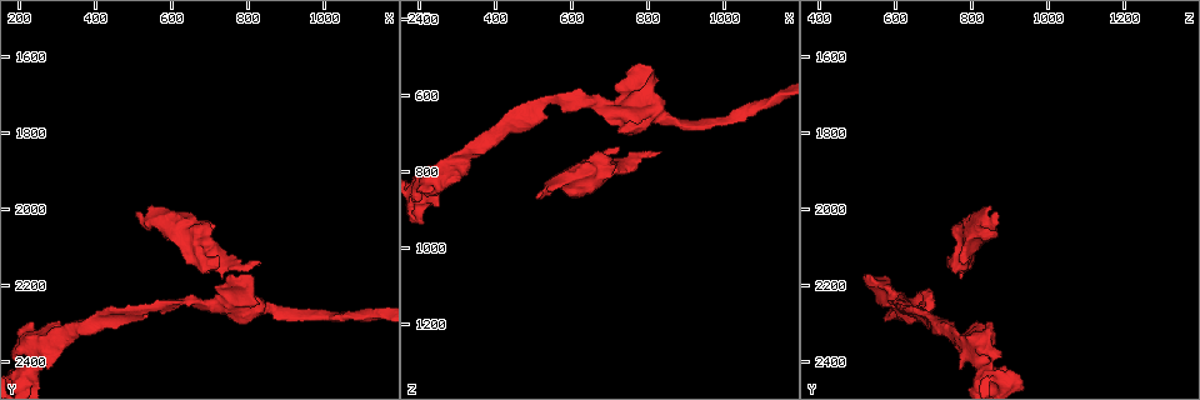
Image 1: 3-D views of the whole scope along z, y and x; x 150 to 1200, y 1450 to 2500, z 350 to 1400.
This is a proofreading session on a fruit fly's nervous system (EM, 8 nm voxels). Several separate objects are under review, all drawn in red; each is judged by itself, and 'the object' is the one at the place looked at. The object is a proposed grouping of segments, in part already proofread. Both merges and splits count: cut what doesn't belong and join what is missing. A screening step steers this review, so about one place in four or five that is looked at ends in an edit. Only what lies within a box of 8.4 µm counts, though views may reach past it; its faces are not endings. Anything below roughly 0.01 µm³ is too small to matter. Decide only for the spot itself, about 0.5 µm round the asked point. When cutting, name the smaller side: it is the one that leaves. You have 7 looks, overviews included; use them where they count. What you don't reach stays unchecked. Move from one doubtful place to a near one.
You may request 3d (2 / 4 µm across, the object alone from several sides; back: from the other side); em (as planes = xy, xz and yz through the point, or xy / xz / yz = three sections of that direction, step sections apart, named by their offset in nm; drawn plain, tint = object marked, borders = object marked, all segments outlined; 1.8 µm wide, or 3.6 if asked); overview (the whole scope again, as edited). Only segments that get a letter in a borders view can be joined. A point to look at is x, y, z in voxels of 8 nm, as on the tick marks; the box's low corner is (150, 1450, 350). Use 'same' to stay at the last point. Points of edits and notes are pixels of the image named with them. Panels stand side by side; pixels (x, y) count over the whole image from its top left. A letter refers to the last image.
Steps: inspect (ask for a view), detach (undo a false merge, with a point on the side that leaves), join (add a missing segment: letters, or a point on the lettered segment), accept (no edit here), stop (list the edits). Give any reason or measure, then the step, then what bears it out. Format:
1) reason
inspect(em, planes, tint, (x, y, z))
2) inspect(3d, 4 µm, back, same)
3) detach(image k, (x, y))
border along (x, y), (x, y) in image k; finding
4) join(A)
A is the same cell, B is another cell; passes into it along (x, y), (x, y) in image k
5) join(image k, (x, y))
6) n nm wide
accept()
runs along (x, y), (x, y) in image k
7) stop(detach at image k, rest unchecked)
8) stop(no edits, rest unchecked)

sudden change in width
inspect(em, planes, borders, (780, 2255, 610))

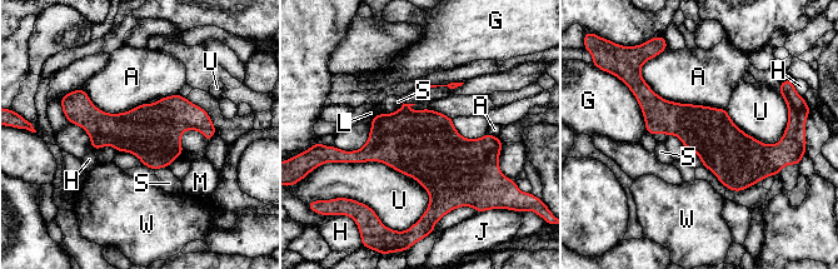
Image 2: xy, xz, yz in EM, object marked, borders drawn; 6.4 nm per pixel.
accept()
A, G, H, J, L, M, S, U and W are other cells; runs along (638, 95), (727, 150), (774, 149) in image 2; continuous, no second neuron

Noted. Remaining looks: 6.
inspect(3d, 2 µm, (510, 2005, 865))

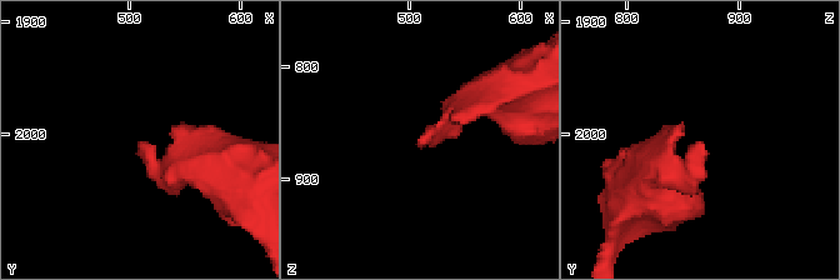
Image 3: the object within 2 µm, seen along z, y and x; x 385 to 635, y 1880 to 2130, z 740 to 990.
inspect(em, planes, borders, (514, 2006, 862))

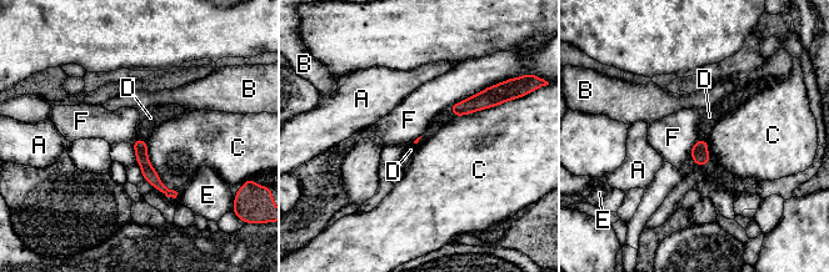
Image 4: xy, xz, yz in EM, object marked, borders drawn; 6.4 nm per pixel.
join(D)
D is the same cell, A, B, C, E and F are other cells; the neuron continues

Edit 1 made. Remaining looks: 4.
sudden change in width
inspect(3d, 4 µm, (215, 2440, 845))

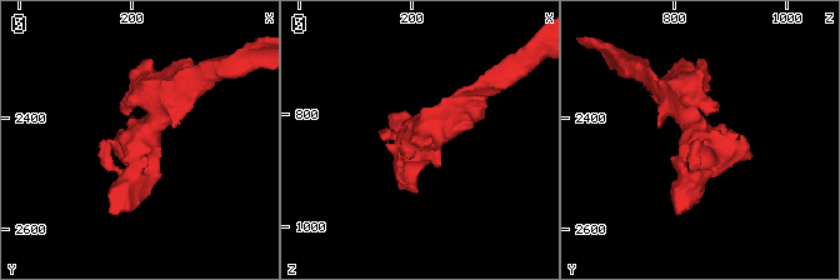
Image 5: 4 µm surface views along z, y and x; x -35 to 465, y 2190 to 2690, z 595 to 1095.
inspect(em, xz, step 4, tint, (220, 2435, 840))

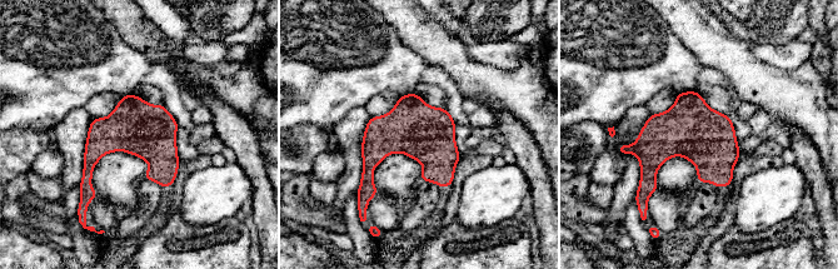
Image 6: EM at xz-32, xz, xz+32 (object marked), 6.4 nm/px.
another direction
inspect(em, planes, borders, same)

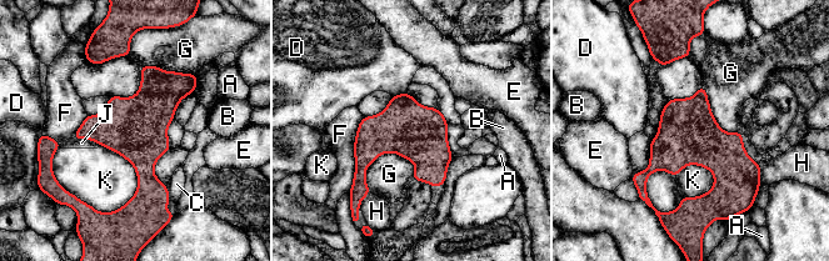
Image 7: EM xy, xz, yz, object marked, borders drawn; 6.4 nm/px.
accept()
A, B, C, D, E, F, G, H, J and K are other cells; border along (415, 164), (380, 154), (369, 191) in image 7; continuous, no second neuron

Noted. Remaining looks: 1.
stop(join at image 4, rest unchecked)

